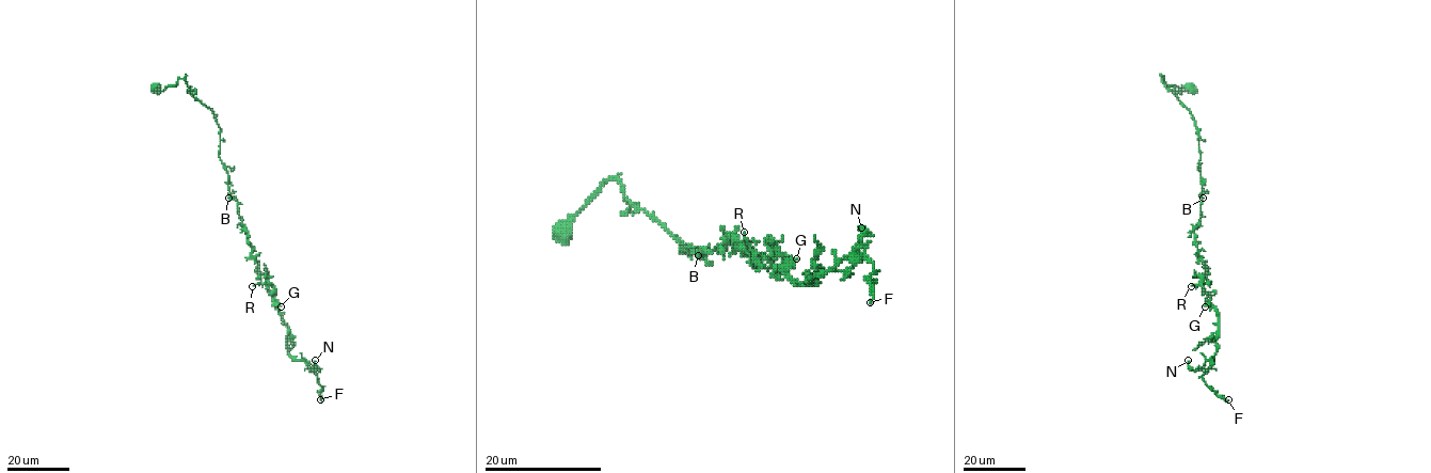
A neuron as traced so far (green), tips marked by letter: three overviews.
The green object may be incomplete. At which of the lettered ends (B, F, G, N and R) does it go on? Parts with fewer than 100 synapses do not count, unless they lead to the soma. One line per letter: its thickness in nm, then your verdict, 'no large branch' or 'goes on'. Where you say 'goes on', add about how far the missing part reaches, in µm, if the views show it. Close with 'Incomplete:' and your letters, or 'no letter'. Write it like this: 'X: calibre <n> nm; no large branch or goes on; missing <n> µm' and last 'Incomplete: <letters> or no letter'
B: calibre 150 nm; no large branch
F: calibre 180 nm; no large branch
G: calibre 190 nm; no large branch
N: calibre 140 nm; no large branch
R: calibre 110 nm; no large branch
Incomplete: no letter

